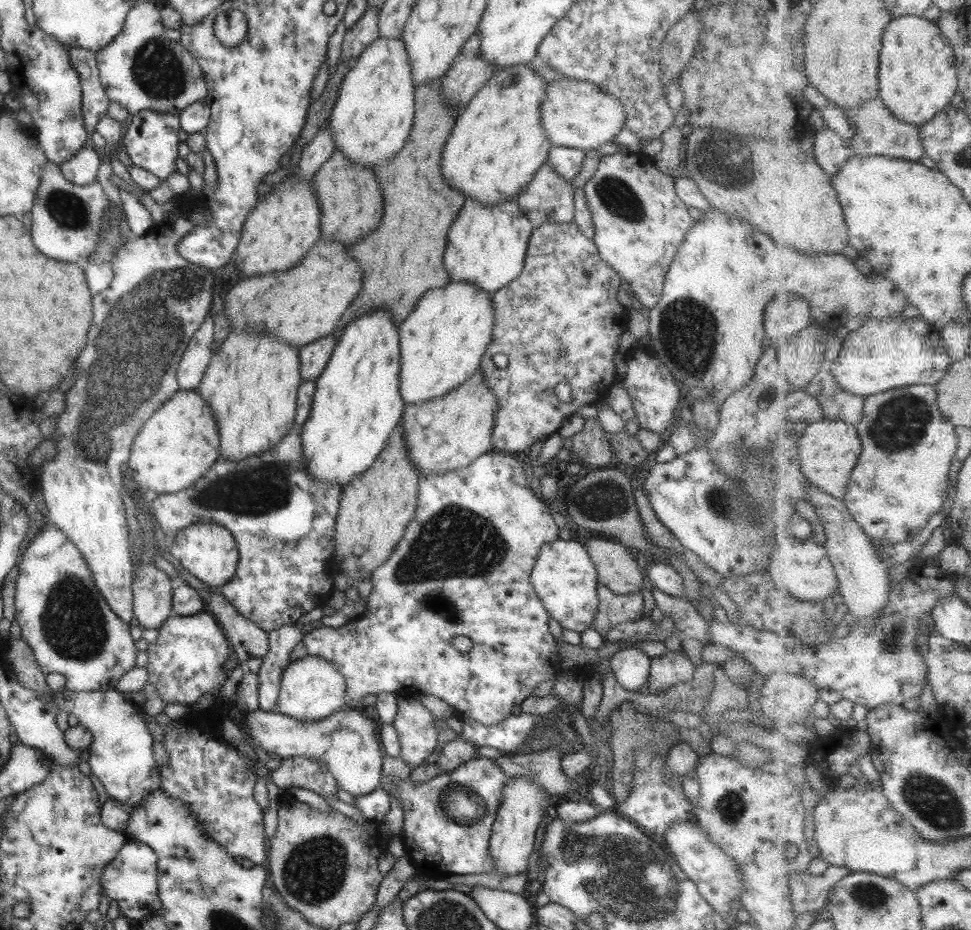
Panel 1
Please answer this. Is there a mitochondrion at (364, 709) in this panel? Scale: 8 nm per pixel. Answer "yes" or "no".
no

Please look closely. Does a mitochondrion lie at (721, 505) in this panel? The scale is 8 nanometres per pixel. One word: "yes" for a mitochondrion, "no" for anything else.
yes

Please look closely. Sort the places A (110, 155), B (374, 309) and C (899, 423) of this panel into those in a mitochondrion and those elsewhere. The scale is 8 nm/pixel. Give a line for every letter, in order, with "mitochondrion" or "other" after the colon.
A: other
B: other
C: mitochondrion

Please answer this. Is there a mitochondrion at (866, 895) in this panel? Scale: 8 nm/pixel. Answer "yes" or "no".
yes

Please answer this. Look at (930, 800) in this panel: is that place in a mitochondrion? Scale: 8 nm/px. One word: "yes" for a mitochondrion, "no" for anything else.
yes

